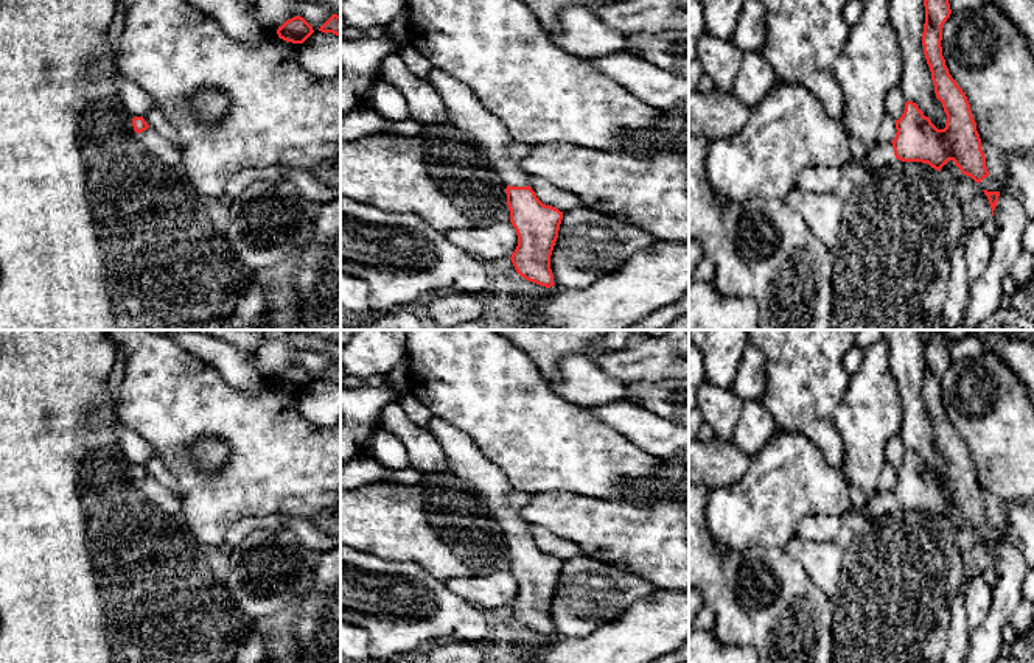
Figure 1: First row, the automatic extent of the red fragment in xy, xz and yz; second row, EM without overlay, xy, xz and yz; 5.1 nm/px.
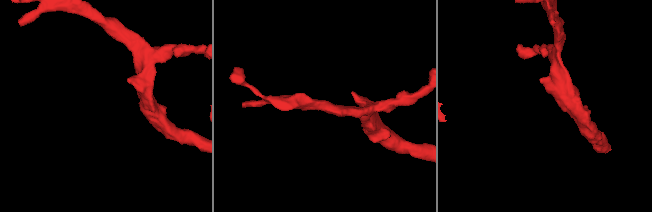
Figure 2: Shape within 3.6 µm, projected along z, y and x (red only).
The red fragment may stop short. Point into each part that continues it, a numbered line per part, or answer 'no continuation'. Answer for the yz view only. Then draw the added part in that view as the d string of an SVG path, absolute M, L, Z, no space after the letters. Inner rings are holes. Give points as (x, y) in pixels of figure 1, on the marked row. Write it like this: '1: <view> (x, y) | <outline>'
1: yz (883, 153) | M877 143L877 146L866 154L855 163L849 162L849 165L855 165L858 168L872 168L879 165L889 163L896 159L893 143ZM847 165L847 167L849 167Z

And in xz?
1: xz (465, 112) | M432 67L429 82L448 109L448 123L473 140L490 165L502 176L505 185L527 187L530 176L519 160L508 157L508 145L513 139L507 126L482 106L466 84L448 73Z

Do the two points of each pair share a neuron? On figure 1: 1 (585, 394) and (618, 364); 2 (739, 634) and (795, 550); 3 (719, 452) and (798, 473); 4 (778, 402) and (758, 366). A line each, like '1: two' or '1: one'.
1: two
2: two
3: two
4: two

